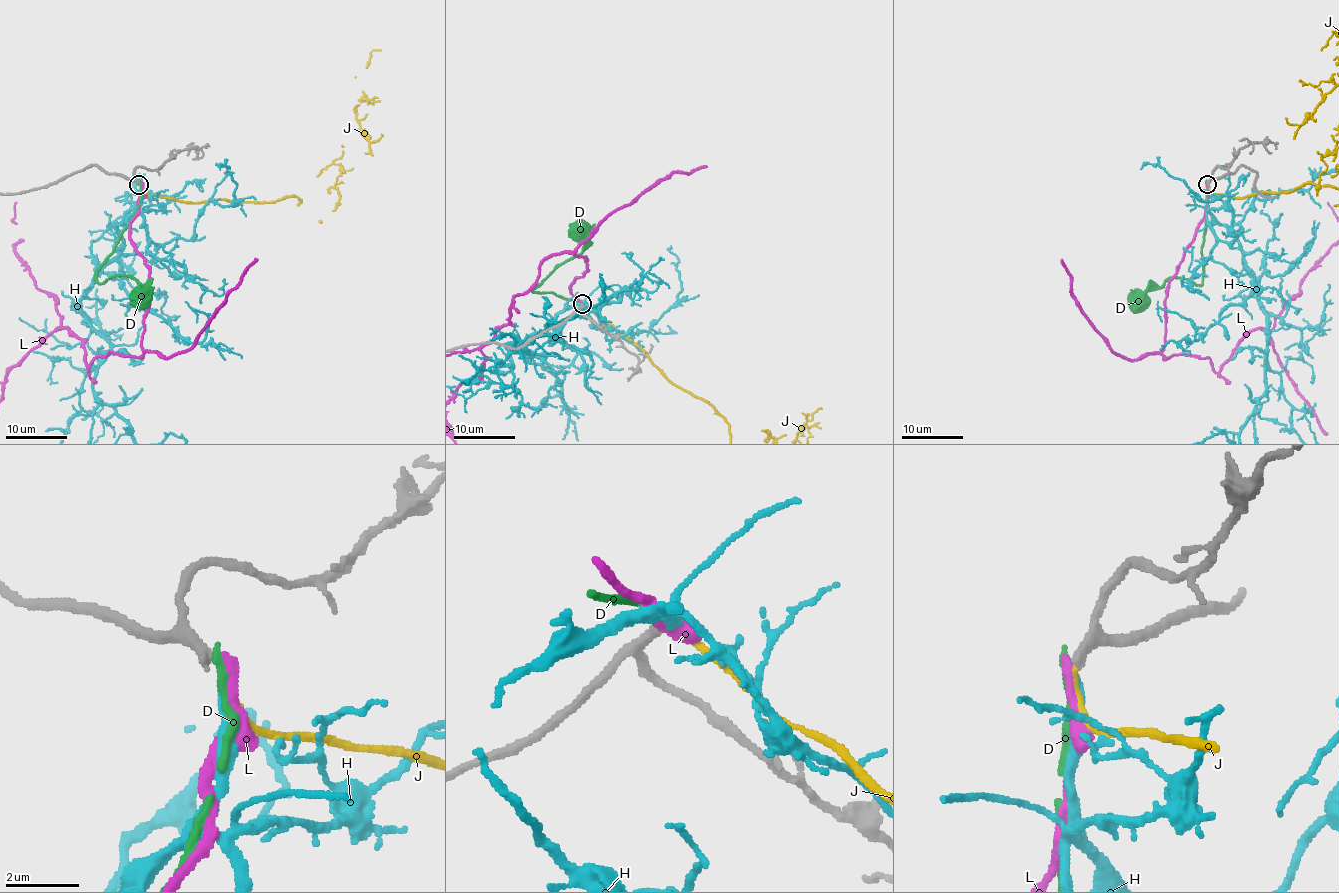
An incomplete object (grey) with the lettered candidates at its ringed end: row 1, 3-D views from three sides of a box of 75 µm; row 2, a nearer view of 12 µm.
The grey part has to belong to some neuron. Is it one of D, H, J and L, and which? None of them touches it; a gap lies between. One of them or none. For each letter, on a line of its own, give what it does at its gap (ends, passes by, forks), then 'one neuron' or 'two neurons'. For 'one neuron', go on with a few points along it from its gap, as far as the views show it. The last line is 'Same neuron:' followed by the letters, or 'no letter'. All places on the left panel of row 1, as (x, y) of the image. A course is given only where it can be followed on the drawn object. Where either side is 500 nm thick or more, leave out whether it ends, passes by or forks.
D: it ends | two neurons
H: it ends | one neuron
J: it ends | two neurons
L: it ends | two neurons
Same neuron: H

